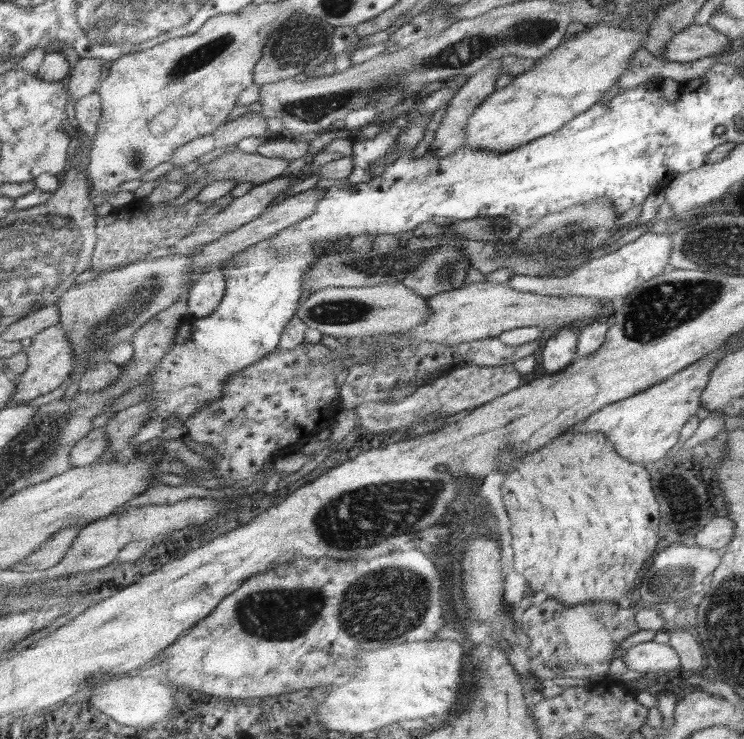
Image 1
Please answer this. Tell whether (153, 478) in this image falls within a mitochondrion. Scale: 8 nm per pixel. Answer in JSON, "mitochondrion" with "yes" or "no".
{"mitochondrion":"no"}

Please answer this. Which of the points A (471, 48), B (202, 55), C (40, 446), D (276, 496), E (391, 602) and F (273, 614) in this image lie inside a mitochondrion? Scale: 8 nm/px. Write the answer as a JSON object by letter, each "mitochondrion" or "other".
{"A":"mitochondrion","B":"mitochondrion","C":"mitochondrion","D":"other","E":"mitochondrion","F":"mitochondrion"}

